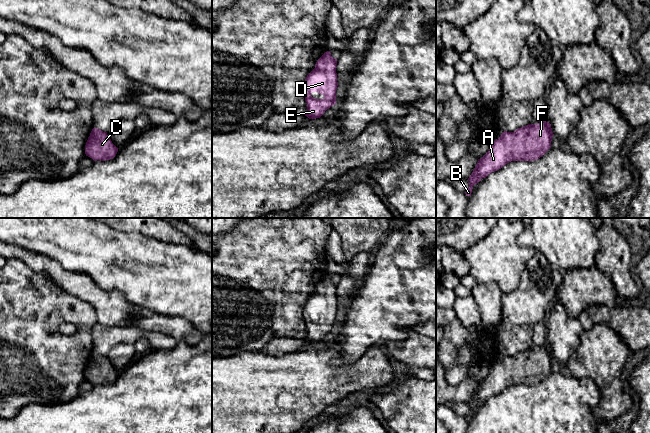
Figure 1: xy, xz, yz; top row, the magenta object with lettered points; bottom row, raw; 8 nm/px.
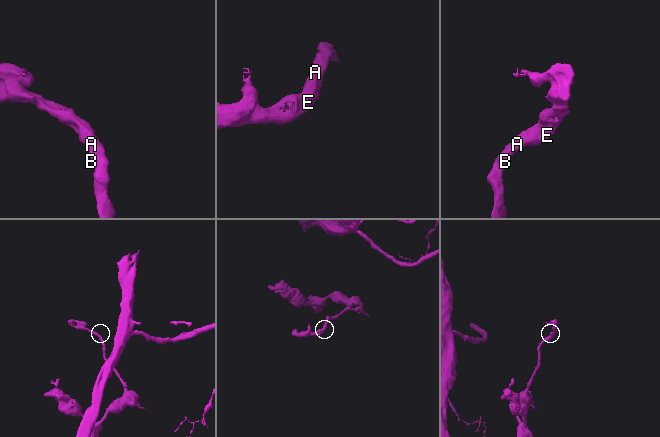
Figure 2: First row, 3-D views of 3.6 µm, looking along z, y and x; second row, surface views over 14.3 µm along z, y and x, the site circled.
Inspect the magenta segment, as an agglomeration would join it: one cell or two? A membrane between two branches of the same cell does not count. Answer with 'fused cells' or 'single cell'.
single cell

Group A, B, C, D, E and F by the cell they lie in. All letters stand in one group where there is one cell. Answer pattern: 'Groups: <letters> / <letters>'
Groups: A B C D E F

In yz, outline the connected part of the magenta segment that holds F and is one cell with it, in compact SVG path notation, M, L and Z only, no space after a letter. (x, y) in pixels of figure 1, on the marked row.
M546 121L528 124L514 132L502 132L501 136L492 142L489 151L478 159L468 178L469 188L465 194L471 196L475 184L511 161L539 159L551 148L553 136L551 124Z

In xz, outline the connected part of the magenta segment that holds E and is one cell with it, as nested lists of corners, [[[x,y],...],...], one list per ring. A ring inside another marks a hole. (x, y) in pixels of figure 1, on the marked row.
[[[325,52],[316,62],[315,68],[307,75],[303,91],[307,104],[305,116],[309,119],[320,118],[324,112],[336,104],[336,90],[338,86],[336,73],[337,59]],[[312,92],[323,95],[323,99],[315,99]]]

